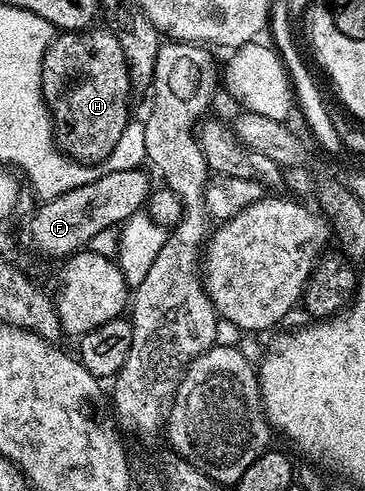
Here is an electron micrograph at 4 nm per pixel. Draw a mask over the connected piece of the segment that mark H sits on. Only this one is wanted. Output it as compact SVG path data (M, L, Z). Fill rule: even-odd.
M97 29L58 33L41 64L41 95L53 118L53 137L62 152L86 164L108 159L131 120L131 83L123 48L112 29Z

